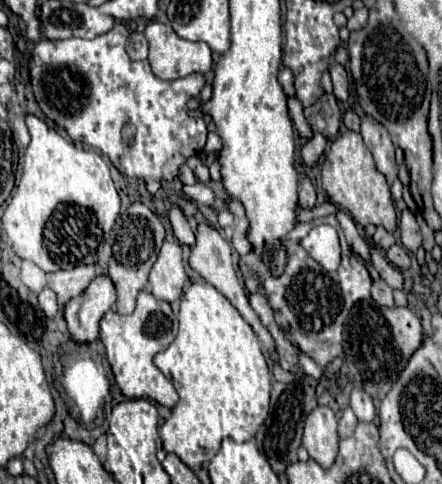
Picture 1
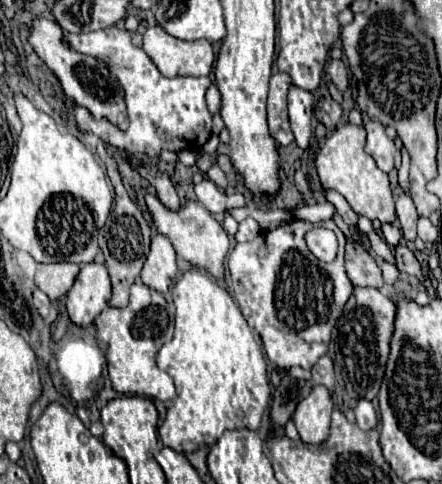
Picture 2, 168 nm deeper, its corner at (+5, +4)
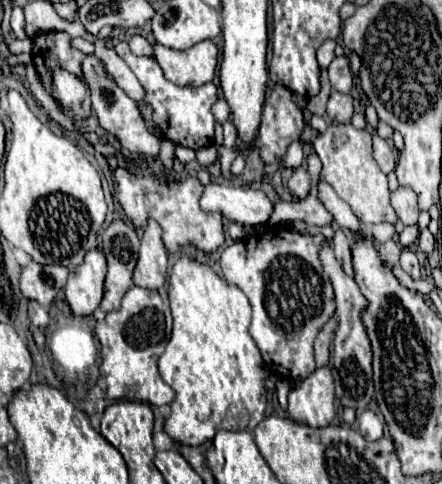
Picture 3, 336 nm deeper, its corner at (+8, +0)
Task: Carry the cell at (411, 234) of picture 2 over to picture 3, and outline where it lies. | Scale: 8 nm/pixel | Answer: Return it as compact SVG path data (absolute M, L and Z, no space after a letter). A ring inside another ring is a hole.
M398 188L392 194L392 208L396 210L396 214L404 226L416 224L418 204L416 204L416 194L410 188Z

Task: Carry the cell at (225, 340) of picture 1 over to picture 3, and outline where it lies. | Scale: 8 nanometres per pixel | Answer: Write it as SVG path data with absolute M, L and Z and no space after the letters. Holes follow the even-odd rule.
M180 258L170 272L168 300L172 302L174 328L172 338L158 360L158 368L162 380L176 392L176 398L170 404L172 412L166 418L164 432L180 444L200 446L206 440L212 440L218 430L246 430L258 424L264 414L254 412L266 394L264 380L268 378L268 370L264 366L258 346L248 334L250 302L244 292L218 278L218 274L208 264Z

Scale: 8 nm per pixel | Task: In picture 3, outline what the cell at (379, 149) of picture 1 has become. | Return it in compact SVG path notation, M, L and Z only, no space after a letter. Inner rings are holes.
M374 134L374 146L372 146L372 150L374 150L374 160L378 162L380 170L382 170L384 174L392 172L394 166L396 166L396 158L394 158L392 150L388 148L388 144L386 144L378 134Z

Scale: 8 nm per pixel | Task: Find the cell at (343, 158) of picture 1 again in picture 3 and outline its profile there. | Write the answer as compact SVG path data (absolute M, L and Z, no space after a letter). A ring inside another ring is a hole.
M330 124L324 134L312 142L316 154L322 160L320 180L328 182L336 194L350 204L354 214L360 218L362 224L378 224L390 222L396 224L398 216L390 206L390 192L386 174L378 168L376 160L372 158L372 136L366 130L356 130L352 124Z

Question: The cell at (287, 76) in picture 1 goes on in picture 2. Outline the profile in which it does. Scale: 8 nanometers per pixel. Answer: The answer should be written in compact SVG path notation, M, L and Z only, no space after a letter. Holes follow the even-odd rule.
M277 72L271 76L269 100L267 100L267 122L269 132L279 146L289 146L293 142L293 132L287 118L287 90L291 86L291 78L285 72Z

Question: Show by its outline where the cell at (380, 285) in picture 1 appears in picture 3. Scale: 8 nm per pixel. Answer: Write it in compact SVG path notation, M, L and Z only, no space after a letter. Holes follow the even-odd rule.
M338 228L336 236L332 240L332 246L334 246L336 260L340 262L340 266L344 268L344 272L348 276L354 276L354 268L352 268L352 238L344 230Z

